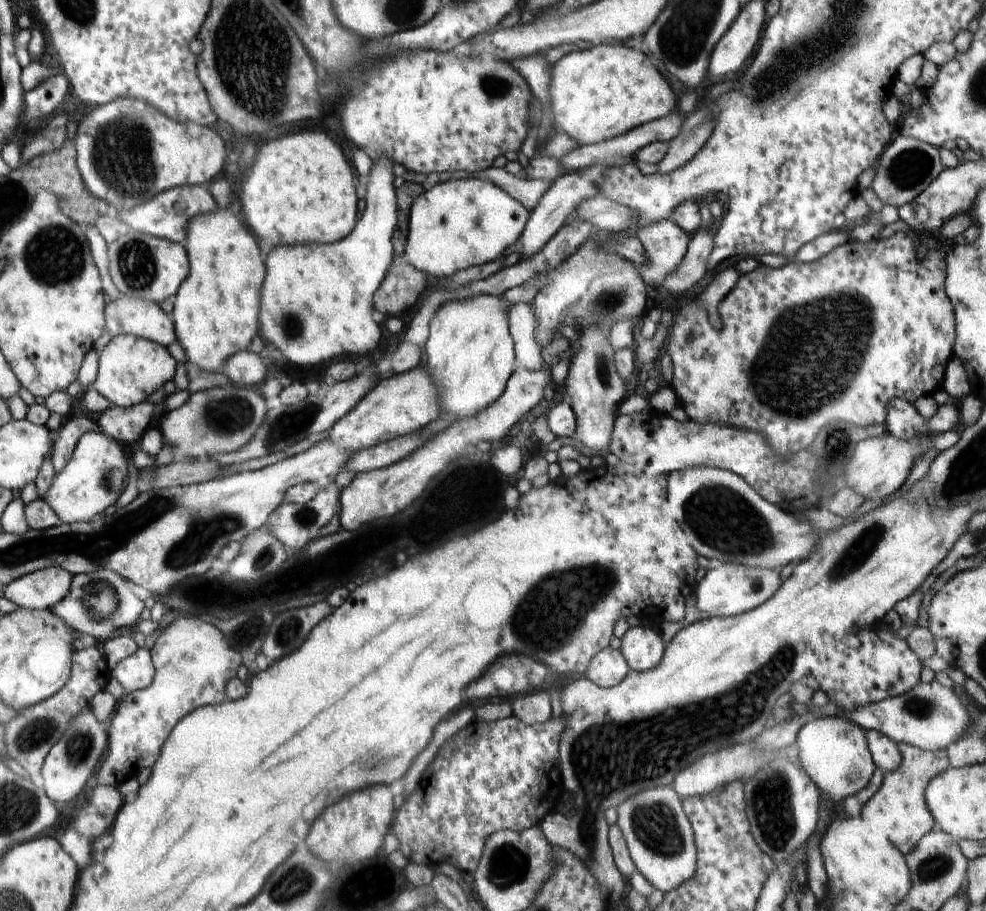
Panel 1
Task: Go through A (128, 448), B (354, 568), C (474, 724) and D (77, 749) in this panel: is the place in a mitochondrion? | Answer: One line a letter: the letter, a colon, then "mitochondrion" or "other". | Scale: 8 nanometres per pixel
A: other
B: other
C: other
D: mitochondrion

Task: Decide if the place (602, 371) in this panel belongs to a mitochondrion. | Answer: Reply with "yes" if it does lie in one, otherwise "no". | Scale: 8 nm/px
yes

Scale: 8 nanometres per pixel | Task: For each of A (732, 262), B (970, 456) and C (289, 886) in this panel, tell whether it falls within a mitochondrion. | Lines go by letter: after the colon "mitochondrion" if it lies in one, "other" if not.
A: other
B: mitochondrion
C: mitochondrion

